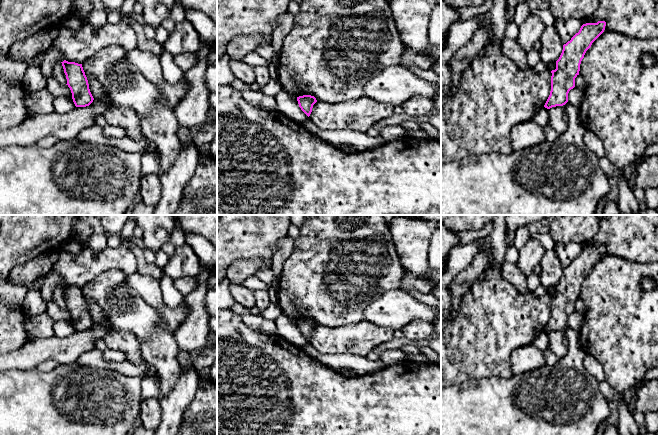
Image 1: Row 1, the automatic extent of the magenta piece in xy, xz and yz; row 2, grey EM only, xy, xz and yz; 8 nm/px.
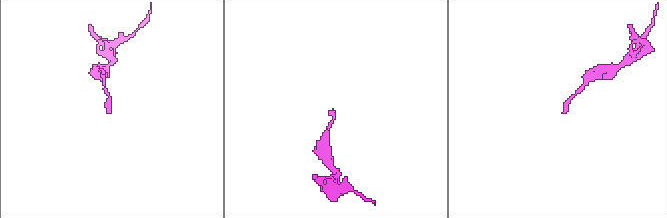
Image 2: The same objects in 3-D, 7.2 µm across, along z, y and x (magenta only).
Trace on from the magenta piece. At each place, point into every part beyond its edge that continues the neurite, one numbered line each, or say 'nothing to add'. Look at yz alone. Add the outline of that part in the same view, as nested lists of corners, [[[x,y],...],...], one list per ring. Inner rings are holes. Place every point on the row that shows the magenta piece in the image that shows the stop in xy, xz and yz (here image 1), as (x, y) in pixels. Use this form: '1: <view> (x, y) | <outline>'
nothing to add

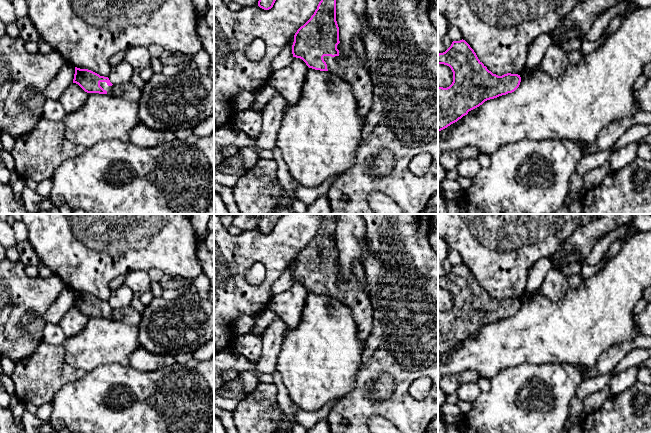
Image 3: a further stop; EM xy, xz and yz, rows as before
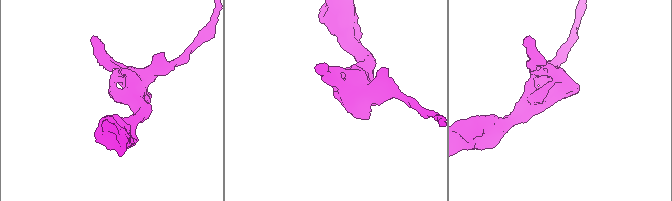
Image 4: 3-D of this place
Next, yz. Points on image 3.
nothing to add

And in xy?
1: xy (128, 91) | [[[100,82],[100,86],[107,91],[108,95],[121,97],[128,101],[138,102],[141,97],[141,89],[136,87],[132,82],[112,86],[108,86],[106,82]]]

